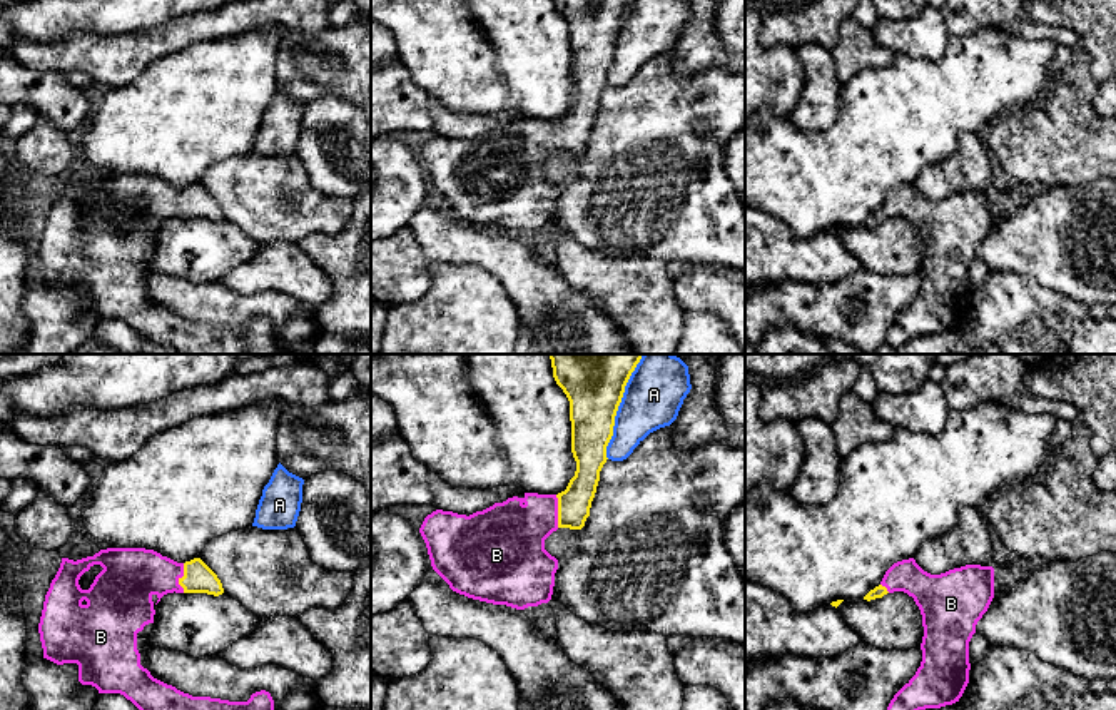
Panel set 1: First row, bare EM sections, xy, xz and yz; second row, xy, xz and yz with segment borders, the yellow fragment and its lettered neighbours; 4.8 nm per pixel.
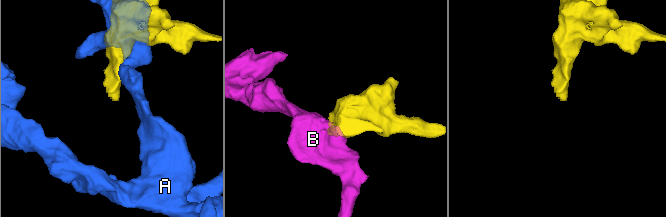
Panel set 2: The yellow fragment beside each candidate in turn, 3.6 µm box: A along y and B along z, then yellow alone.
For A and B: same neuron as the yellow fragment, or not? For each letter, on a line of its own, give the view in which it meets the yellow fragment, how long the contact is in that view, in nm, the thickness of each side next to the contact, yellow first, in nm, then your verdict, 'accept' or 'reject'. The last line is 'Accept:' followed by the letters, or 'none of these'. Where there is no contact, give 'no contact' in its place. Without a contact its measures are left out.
A: xz | 420 nm | 240/280 nm | reject
B: xz | 160 nm | 160/300 nm | accept
Accept: B

